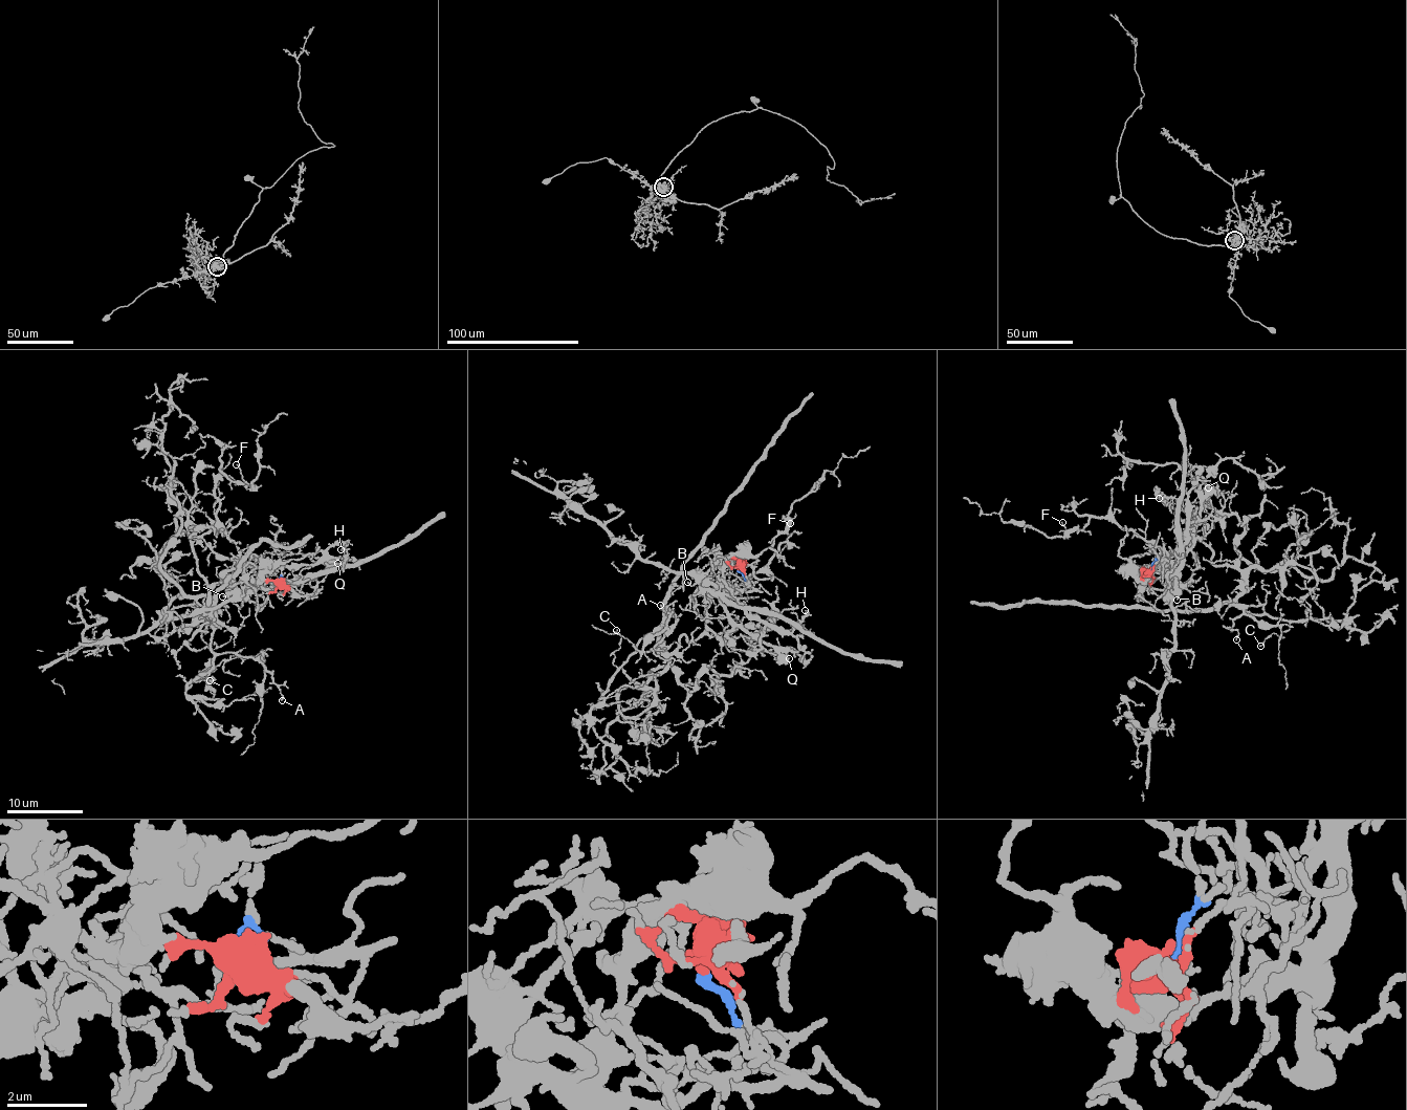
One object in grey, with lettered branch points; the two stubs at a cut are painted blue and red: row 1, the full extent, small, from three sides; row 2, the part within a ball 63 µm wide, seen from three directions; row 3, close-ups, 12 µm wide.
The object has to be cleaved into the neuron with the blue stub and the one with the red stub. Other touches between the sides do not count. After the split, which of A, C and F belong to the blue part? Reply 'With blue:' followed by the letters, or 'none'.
With blue: none

